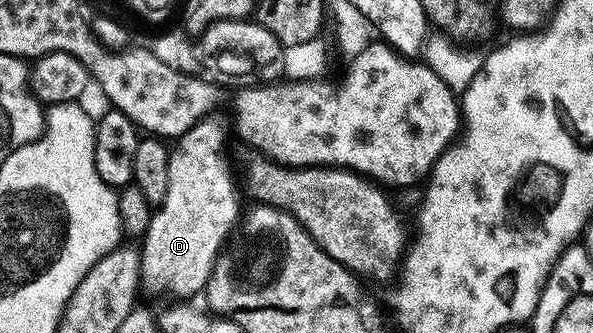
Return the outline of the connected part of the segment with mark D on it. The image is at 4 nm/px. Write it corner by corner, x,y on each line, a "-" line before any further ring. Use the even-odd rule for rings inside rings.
214,119
199,120
196,126
189,128
183,136
177,137
170,148
168,194
164,202
157,205
152,222
140,244
141,287
145,291
147,288
154,296
160,295
161,292
174,296
170,298
190,298
186,296
194,296
197,292
199,295
206,287
214,263
218,261
219,252
222,251
231,233
235,231
240,219
239,189
236,187
235,177
234,180
230,177
230,168
226,165
226,158
222,154
222,146
226,142
226,128
220,121

